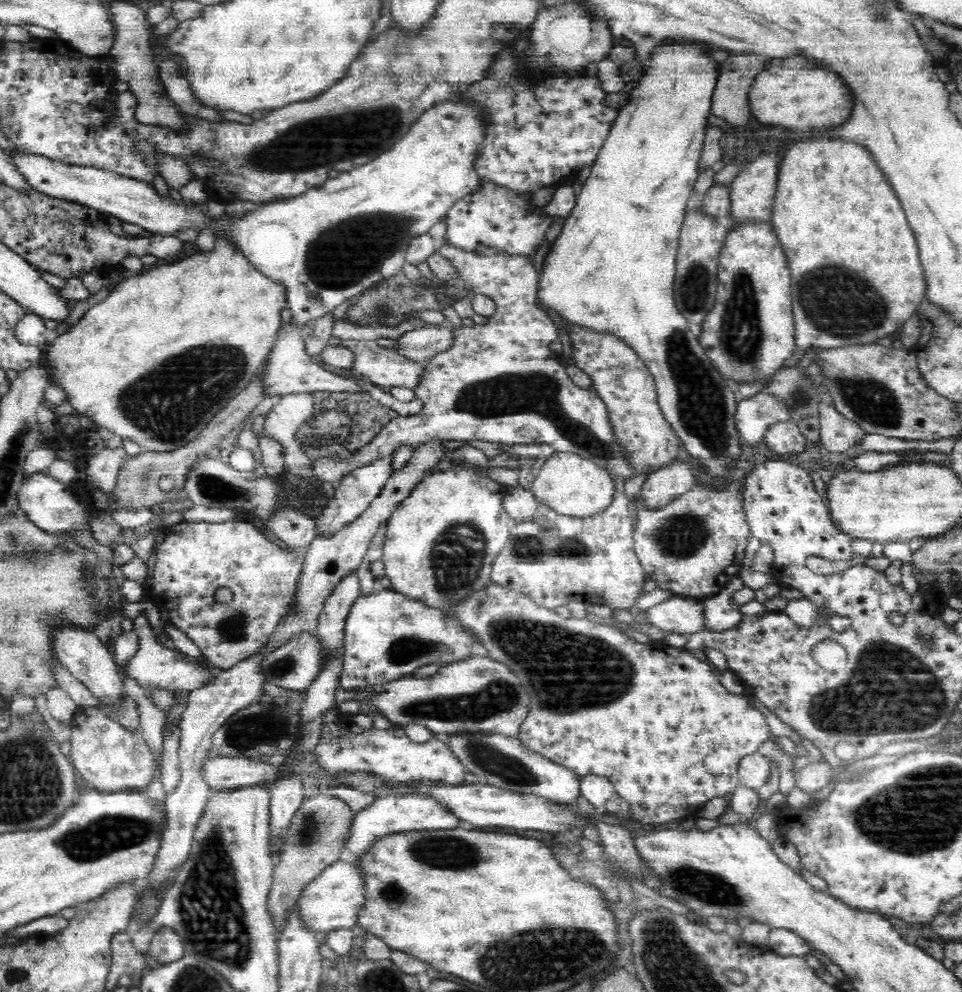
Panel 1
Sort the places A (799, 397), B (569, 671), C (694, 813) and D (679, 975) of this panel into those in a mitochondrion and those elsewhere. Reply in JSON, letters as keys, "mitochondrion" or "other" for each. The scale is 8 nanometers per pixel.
{"A":"mitochondrion","B":"mitochondrion","C":"other","D":"mitochondrion"}

